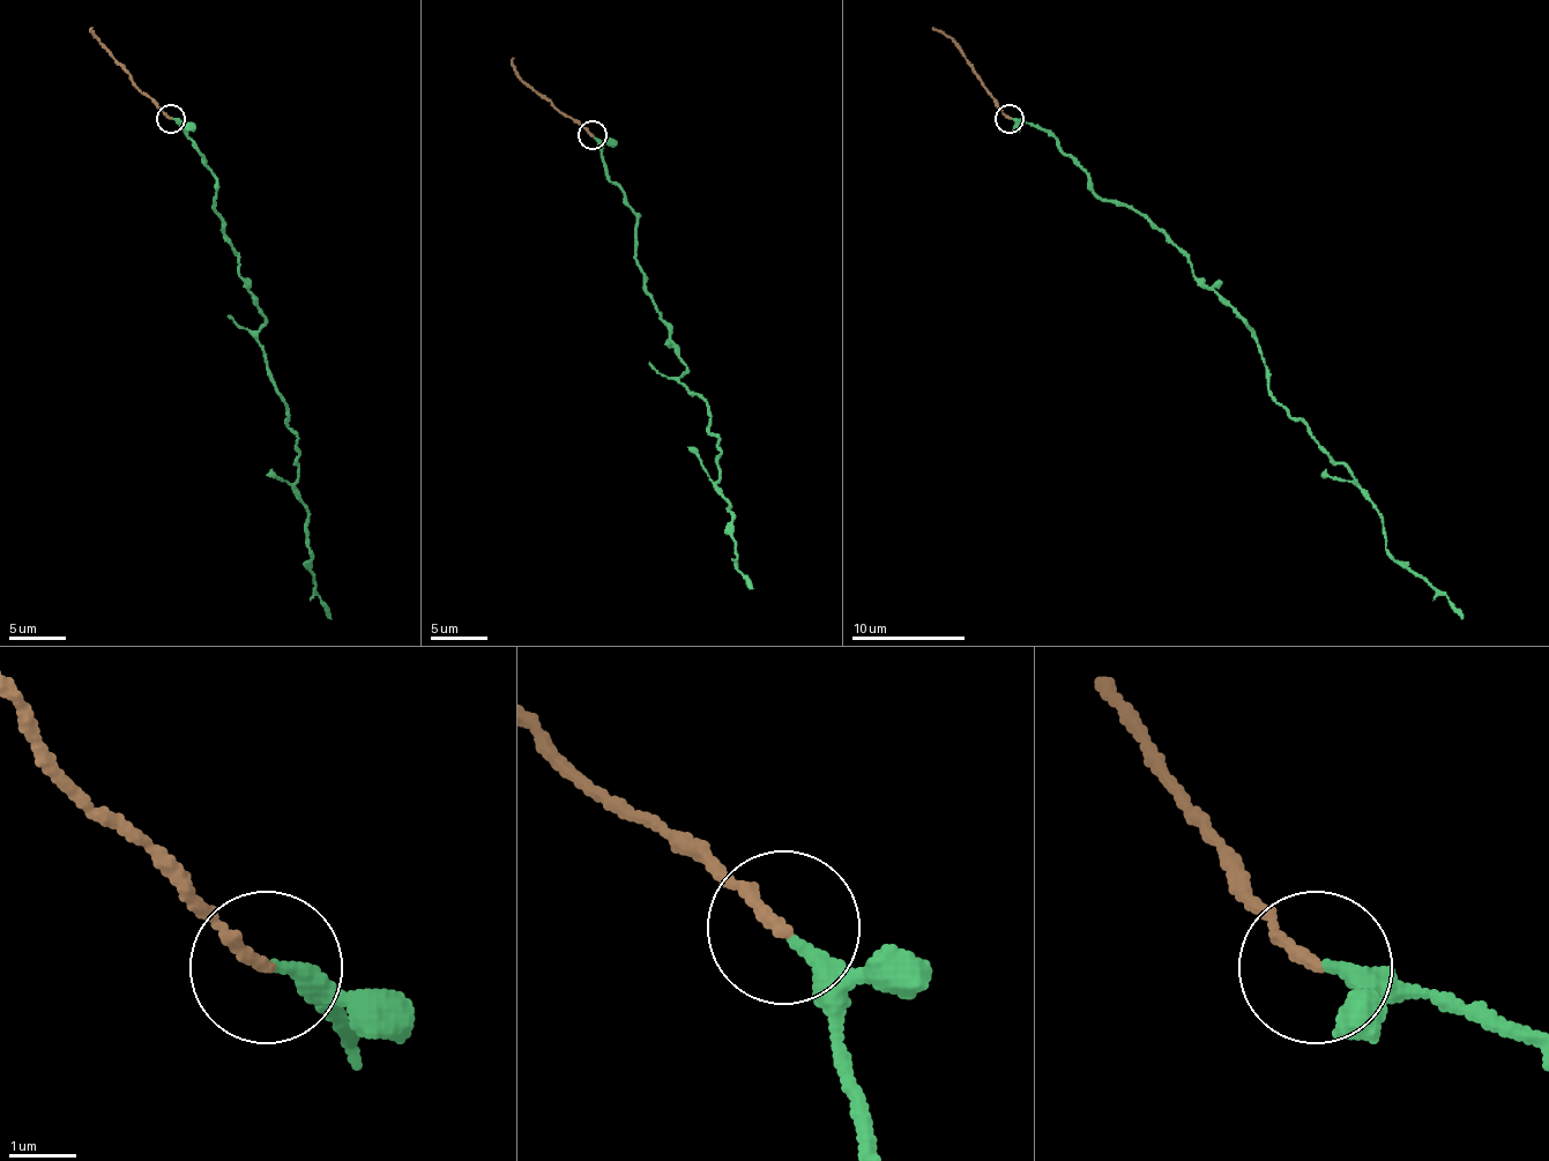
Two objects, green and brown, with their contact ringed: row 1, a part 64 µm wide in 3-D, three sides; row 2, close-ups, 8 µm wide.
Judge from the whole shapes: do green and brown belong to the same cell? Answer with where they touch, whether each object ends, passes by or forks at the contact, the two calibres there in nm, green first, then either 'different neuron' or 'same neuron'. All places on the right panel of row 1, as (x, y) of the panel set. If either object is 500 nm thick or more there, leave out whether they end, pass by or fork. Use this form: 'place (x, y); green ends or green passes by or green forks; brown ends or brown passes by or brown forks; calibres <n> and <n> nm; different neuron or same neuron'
place (1010, 118); green passes by; brown ends; calibres 200 and 190 nm; same neuron

